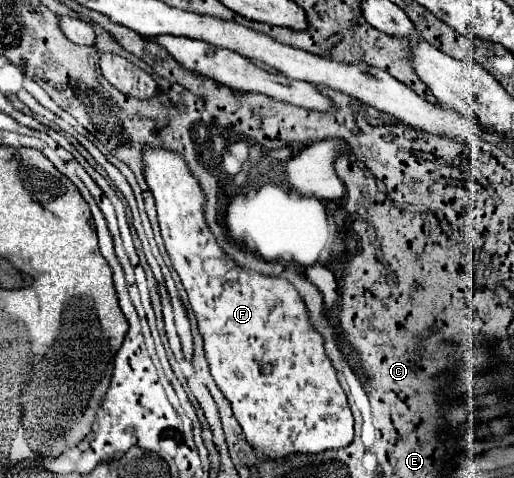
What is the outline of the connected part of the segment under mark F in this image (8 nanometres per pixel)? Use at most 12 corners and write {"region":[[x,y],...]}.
{"region":[[145,150],[209,372],[277,460],[349,446],[323,338],[239,268],[179,154]]}

